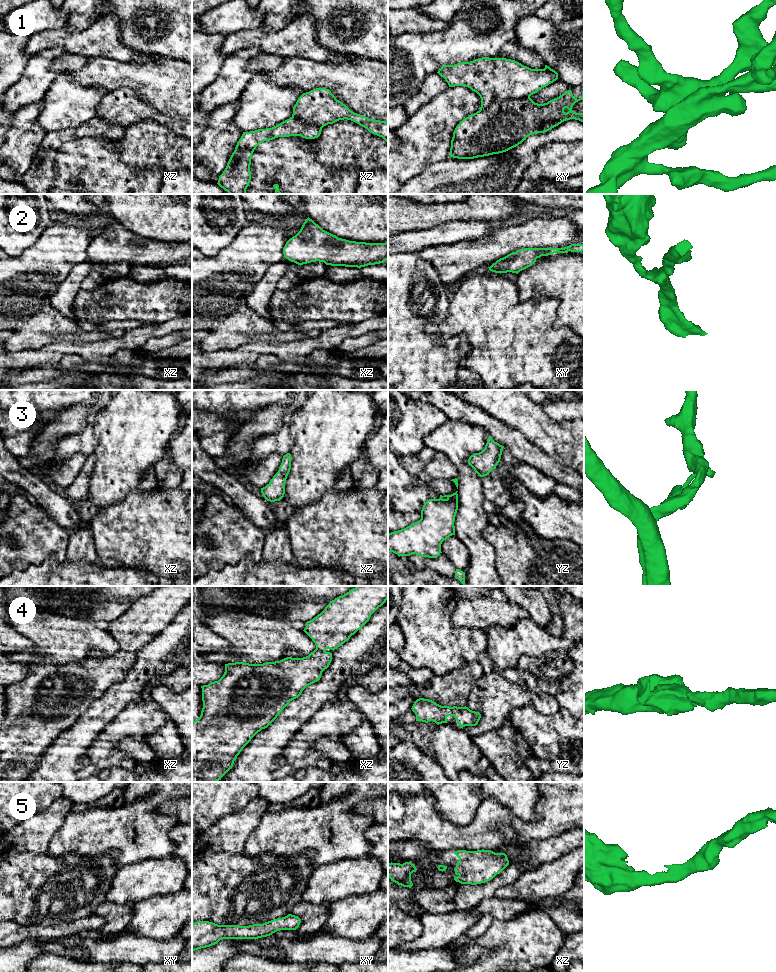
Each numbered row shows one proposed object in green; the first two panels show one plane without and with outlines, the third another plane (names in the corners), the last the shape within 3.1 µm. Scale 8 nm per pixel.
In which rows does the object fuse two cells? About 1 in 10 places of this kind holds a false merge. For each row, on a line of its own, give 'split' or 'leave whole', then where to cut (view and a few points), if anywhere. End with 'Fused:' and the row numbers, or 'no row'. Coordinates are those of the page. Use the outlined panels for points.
1: leave whole | no cut
2: leave whole | no cut
3: leave whole | no cut
4: leave whole | no cut
5: leave whole | no cut
Fused: no row

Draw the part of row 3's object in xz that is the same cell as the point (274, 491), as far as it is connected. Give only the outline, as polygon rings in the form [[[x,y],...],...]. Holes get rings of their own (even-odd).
[[[290,453],[284,455],[278,472],[265,487],[261,488],[261,493],[267,501],[280,501],[284,497],[285,483],[291,469],[291,460]]]

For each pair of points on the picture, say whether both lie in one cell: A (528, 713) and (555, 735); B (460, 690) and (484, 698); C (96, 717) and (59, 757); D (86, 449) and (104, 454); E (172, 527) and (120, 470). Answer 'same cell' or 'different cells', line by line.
A: same cell
B: different cells
C: same cell
D: different cells
E: different cells

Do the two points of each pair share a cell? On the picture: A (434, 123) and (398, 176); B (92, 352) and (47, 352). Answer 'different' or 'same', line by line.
A: same
B: same

